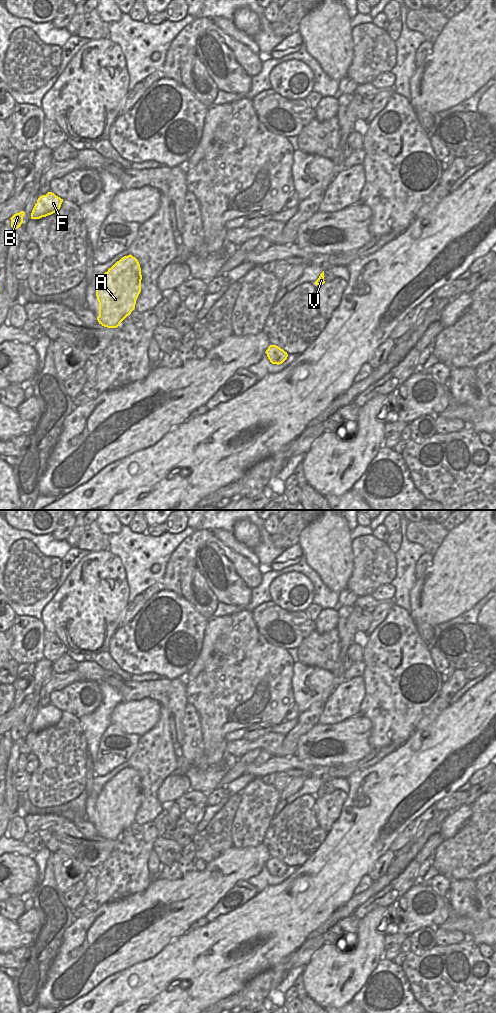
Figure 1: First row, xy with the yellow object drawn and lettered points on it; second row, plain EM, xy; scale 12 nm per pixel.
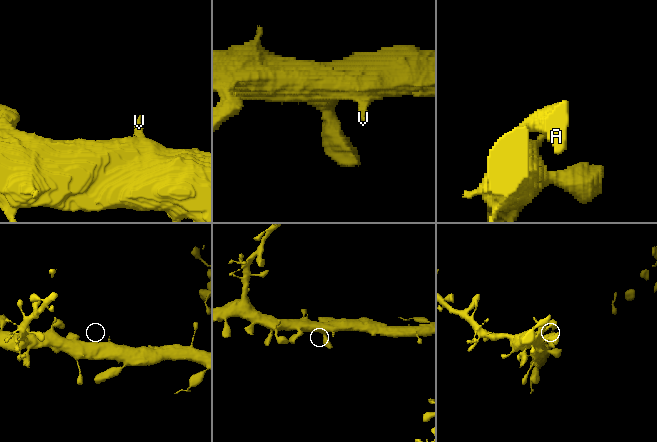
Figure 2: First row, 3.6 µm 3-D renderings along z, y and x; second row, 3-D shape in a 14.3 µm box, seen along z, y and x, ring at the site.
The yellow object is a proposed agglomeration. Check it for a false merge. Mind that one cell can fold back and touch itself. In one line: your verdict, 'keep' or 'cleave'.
keep

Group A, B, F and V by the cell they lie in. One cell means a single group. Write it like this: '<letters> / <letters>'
A B F V

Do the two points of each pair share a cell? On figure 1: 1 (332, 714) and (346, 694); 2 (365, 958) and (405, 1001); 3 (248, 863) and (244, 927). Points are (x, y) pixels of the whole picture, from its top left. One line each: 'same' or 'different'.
1: same
2: different
3: different

